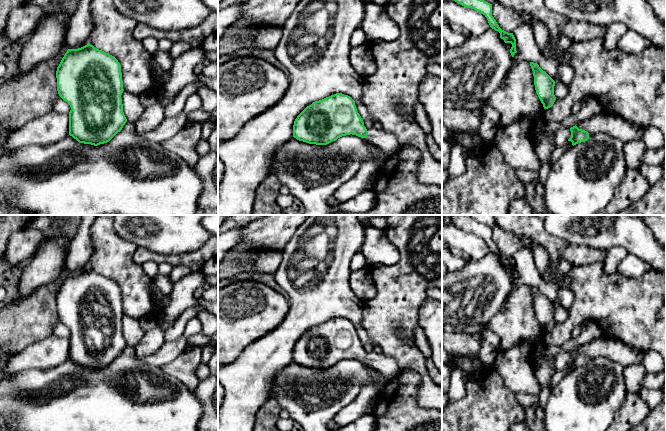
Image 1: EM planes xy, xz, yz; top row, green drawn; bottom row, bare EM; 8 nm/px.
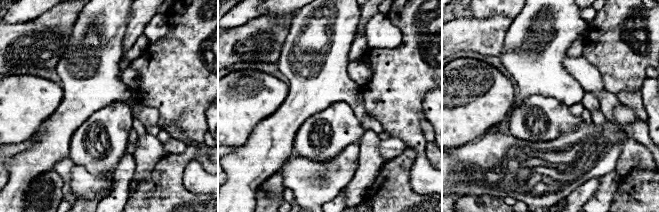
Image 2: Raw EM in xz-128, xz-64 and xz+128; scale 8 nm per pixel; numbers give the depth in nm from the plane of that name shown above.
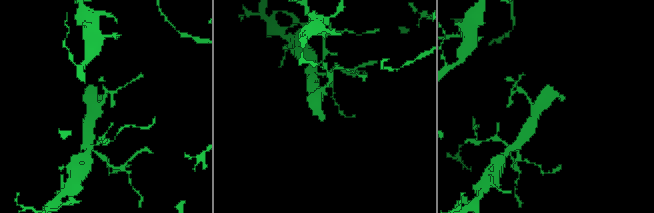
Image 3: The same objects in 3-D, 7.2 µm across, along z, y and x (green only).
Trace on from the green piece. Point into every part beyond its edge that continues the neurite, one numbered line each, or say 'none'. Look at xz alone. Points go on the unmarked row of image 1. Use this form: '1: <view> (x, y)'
1: xz (387, 366)

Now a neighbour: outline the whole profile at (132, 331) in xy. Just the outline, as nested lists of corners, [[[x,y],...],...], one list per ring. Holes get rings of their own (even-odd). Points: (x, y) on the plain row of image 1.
[[[126,314],[121,319],[123,336],[129,347],[132,349],[140,342],[145,334],[144,328],[141,327],[140,321]]]

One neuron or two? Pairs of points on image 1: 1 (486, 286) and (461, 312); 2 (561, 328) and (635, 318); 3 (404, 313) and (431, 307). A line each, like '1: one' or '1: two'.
1: one
2: one
3: two

